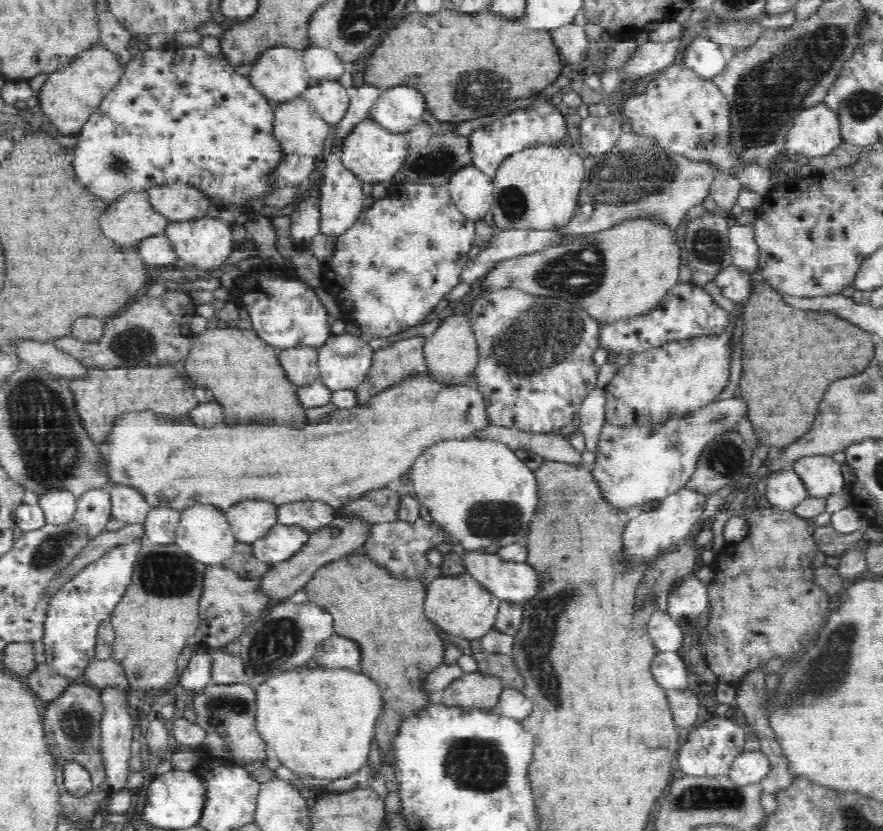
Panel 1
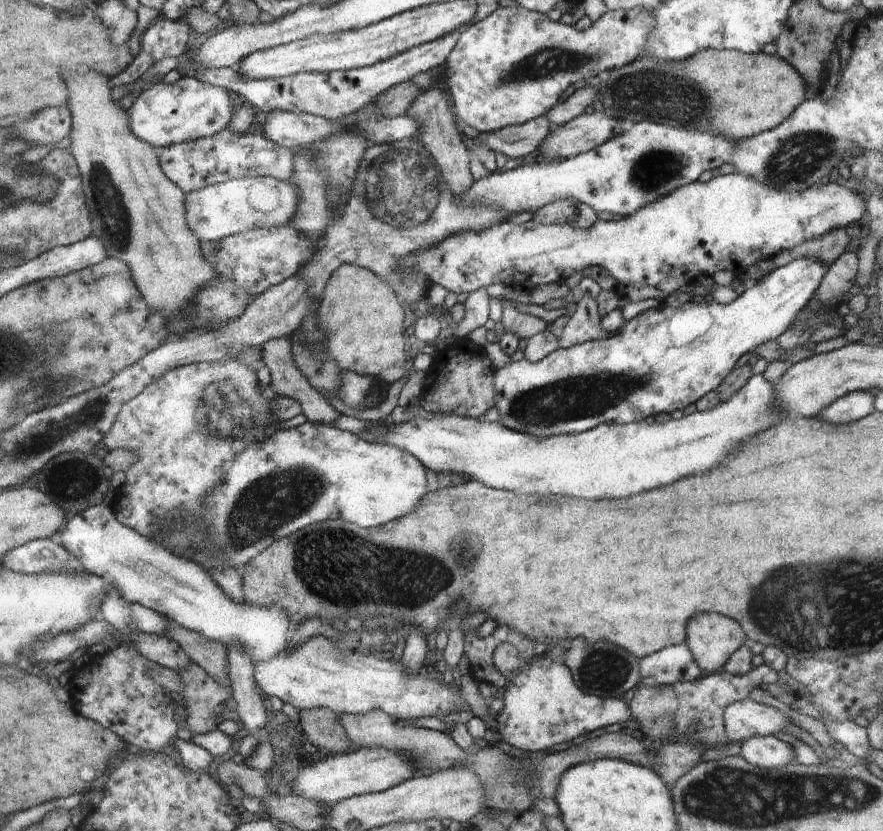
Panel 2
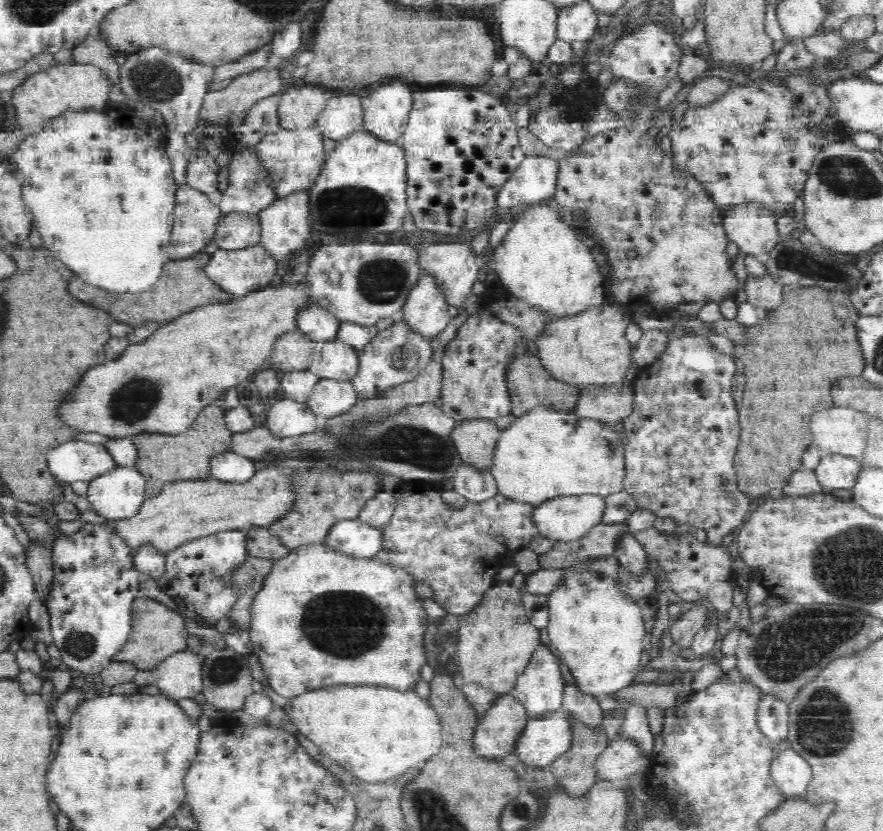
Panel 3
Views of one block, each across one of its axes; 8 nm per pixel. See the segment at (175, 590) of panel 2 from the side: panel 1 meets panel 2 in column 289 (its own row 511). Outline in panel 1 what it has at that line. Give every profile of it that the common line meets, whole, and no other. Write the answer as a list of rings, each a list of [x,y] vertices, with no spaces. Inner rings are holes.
[[[740,398],[714,400],[694,415],[680,420],[669,420],[656,426],[602,426],[596,461],[590,467],[599,492],[612,507],[624,513],[637,513],[638,506],[650,500],[662,500],[686,487],[698,466],[704,447],[713,439],[732,429],[746,414],[746,404]]]

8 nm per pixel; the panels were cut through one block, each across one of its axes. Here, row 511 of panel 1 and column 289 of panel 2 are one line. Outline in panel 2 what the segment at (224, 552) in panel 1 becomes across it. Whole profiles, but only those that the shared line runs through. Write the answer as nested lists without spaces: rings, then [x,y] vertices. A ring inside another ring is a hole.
[[[266,176],[229,180],[187,193],[187,196],[188,221],[194,234],[201,240],[210,241],[221,241],[246,230],[287,226],[296,216],[300,204],[300,194],[294,184]]]

